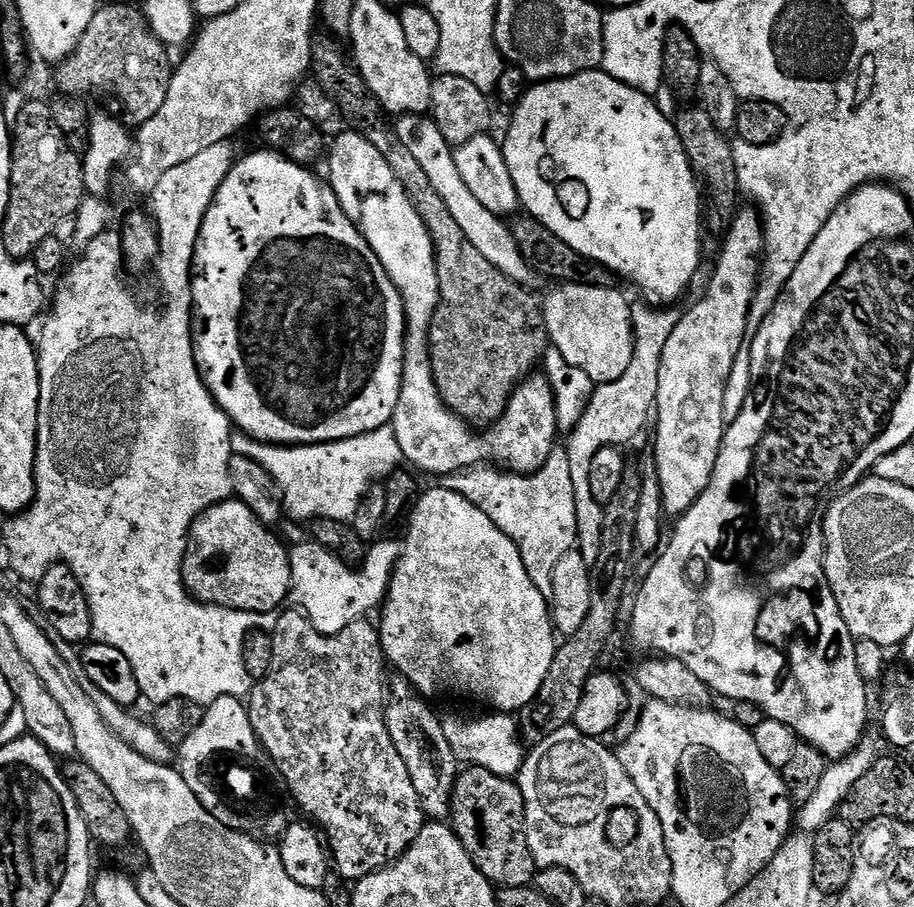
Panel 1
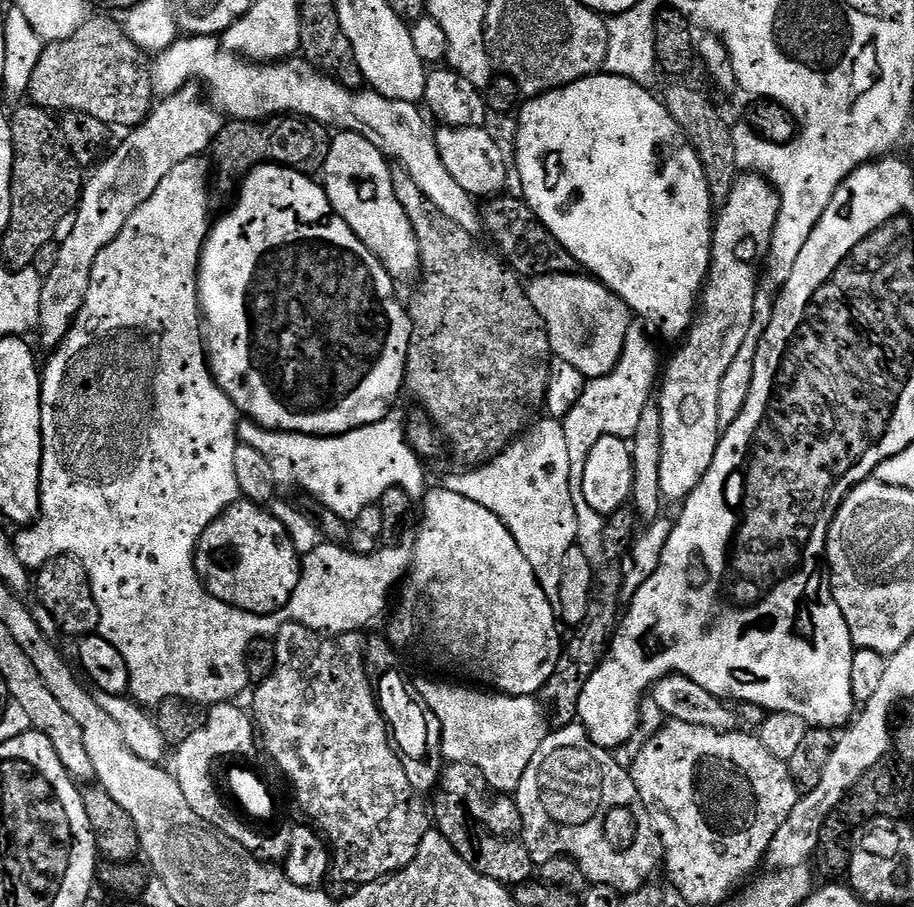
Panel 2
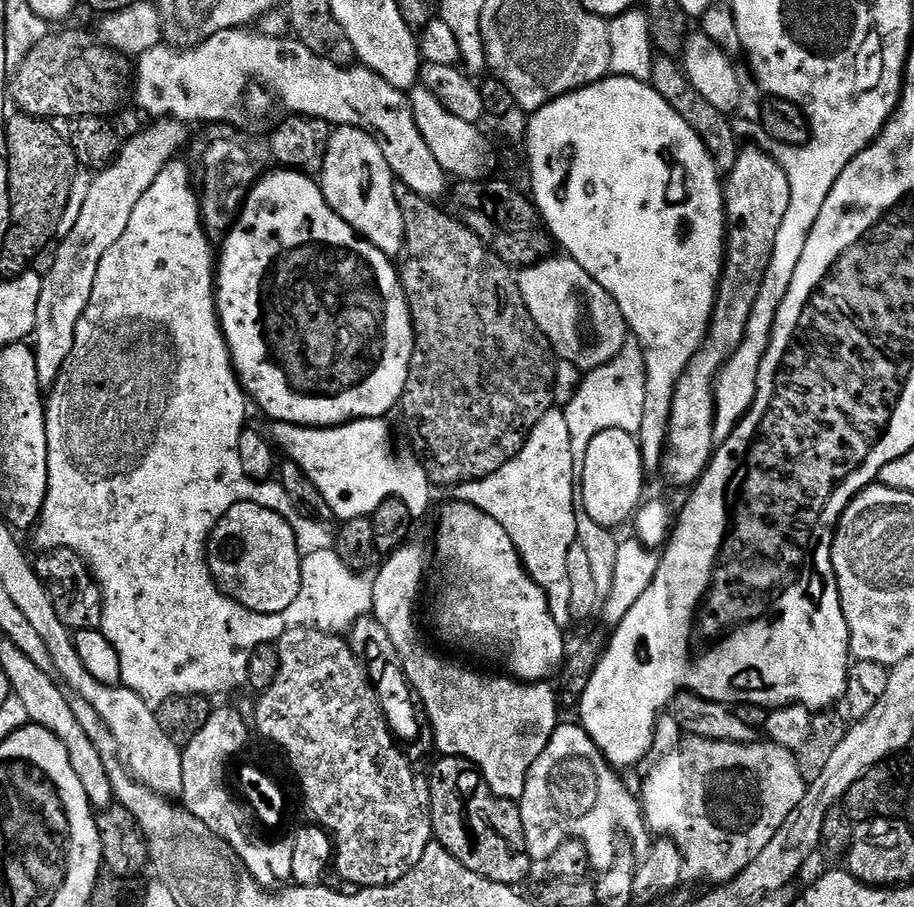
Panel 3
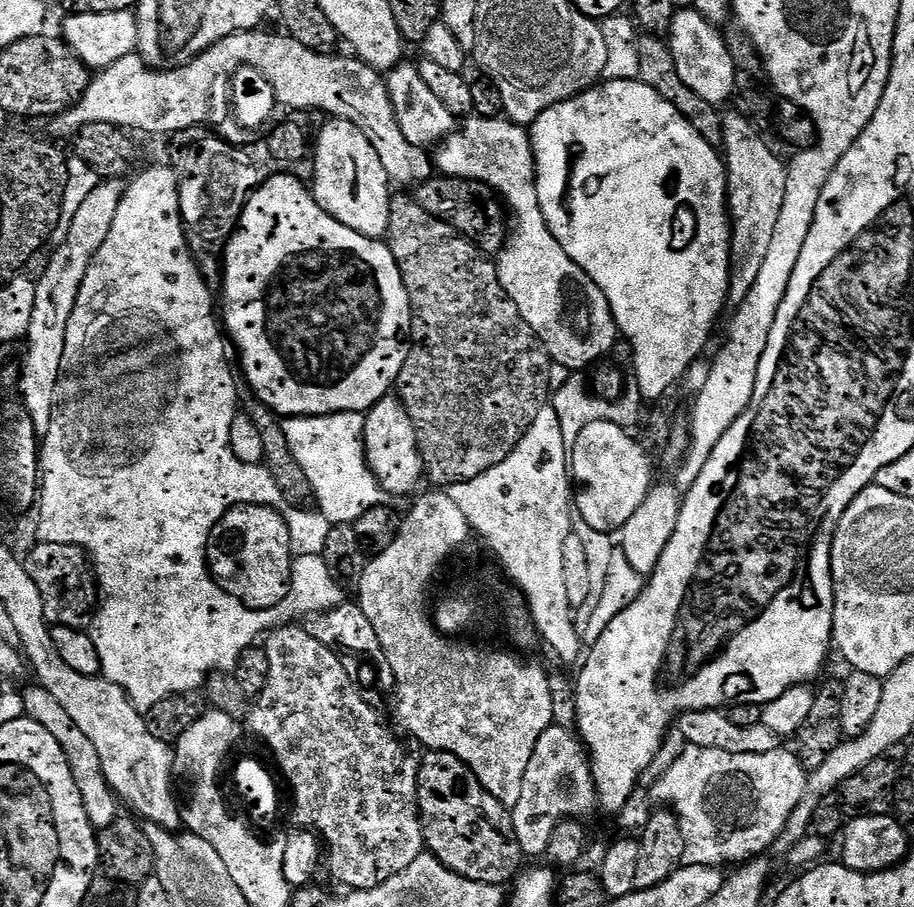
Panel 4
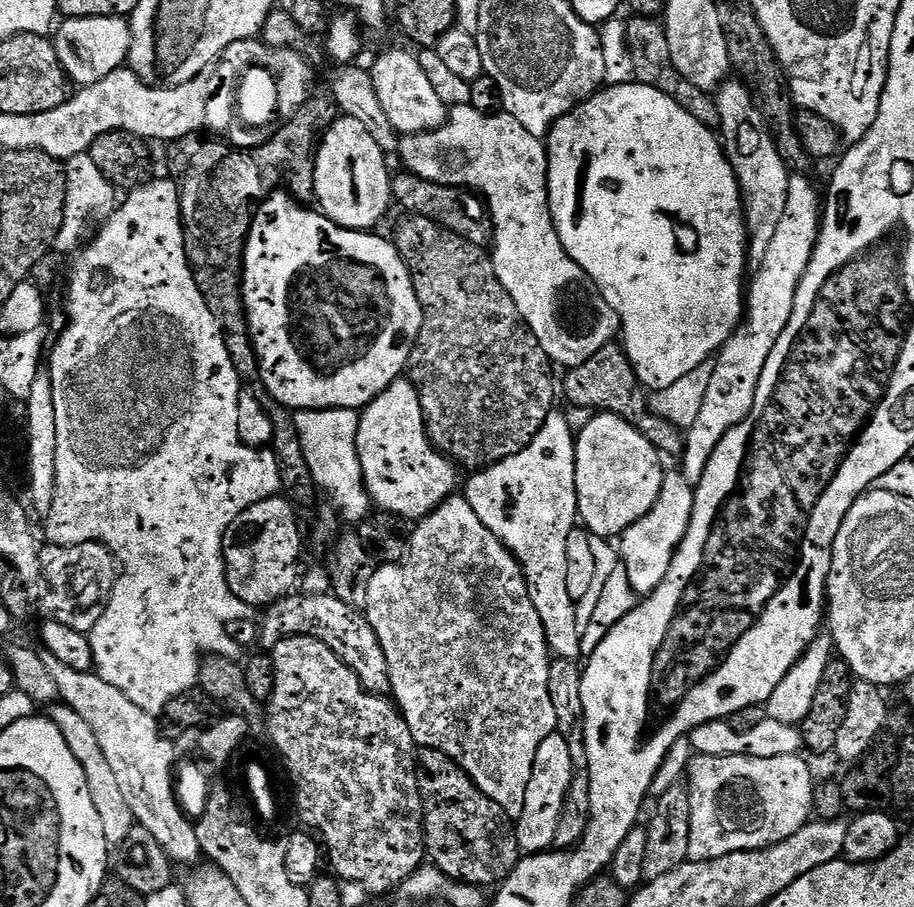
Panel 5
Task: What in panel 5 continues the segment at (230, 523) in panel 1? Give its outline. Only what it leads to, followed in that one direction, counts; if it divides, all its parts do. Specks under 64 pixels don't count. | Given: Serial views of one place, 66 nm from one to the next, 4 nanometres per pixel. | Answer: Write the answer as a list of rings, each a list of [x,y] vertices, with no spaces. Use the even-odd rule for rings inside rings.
[[[283,495],[271,496],[250,506],[234,518],[224,535],[224,569],[230,590],[239,600],[253,606],[274,604],[289,595],[298,584],[296,563],[300,560],[300,528],[296,525],[296,512],[291,502],[284,499]]]

